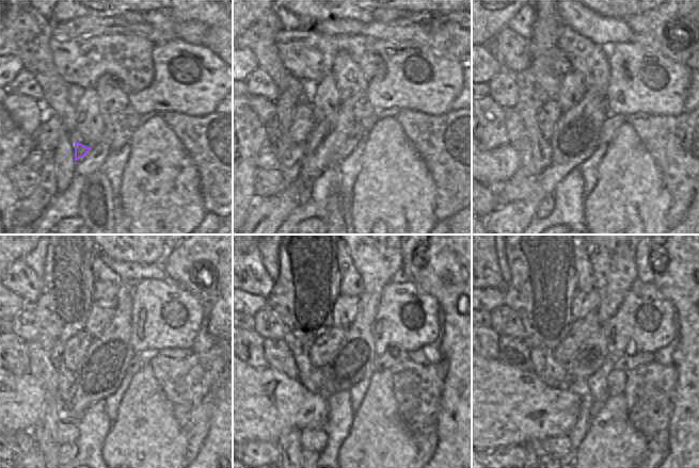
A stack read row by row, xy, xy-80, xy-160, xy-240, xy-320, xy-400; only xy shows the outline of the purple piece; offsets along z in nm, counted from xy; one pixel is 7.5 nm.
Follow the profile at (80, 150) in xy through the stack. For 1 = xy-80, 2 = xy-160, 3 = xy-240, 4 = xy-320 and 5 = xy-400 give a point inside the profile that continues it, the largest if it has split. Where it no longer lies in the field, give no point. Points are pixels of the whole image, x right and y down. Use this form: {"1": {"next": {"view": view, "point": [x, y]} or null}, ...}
{"1": {"next": {"view": "xy-80", "point": [320, 145]}}, "2": {"next": {"view": "xy-160", "point": [574, 139]}}, "3": {"next": {"view": "xy-240", "point": [101, 370]}}, "4": {"next": {"view": "xy-320", "point": [377, 256]}}, "5": {"next": {"view": "xy-400", "point": [613, 256]}}}

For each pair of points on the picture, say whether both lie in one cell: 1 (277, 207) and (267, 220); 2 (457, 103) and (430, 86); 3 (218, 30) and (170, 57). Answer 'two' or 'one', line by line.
1: one
2: two
3: two

